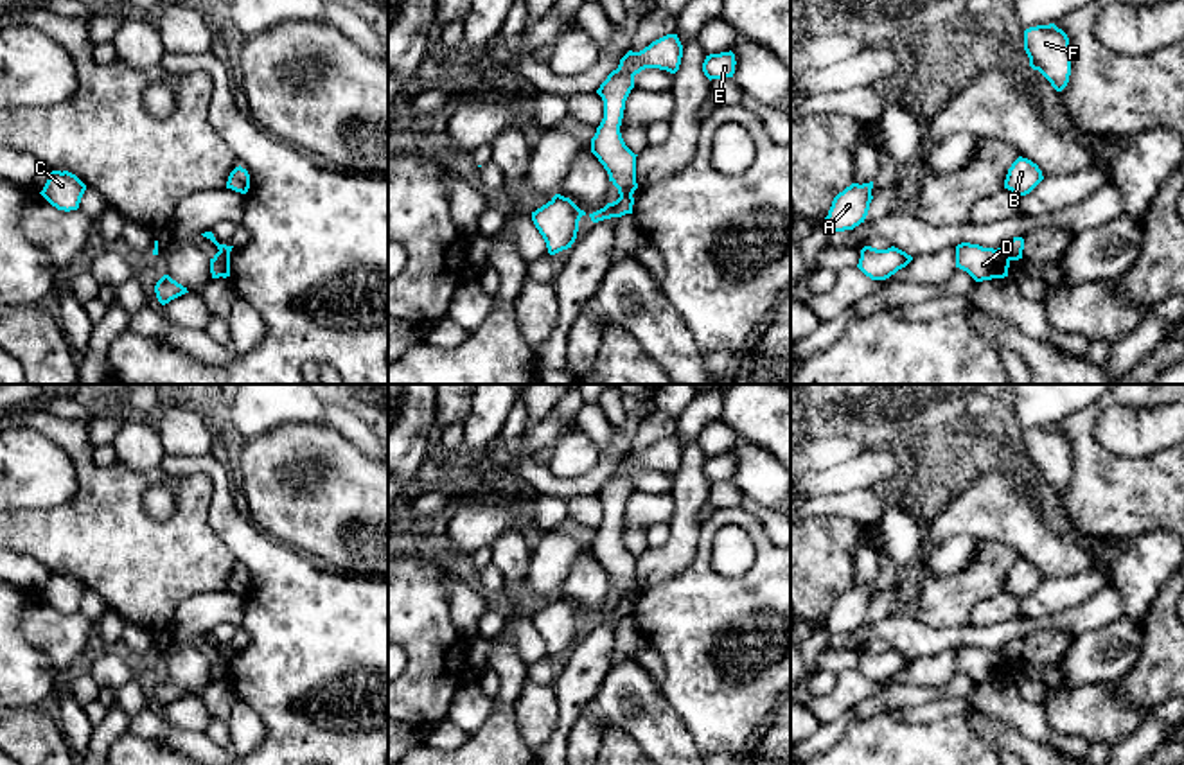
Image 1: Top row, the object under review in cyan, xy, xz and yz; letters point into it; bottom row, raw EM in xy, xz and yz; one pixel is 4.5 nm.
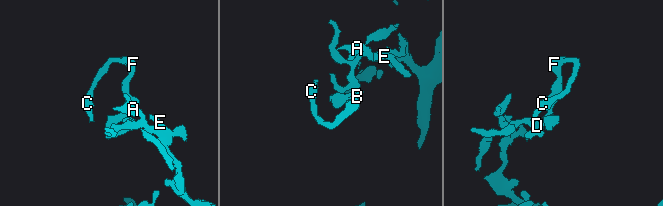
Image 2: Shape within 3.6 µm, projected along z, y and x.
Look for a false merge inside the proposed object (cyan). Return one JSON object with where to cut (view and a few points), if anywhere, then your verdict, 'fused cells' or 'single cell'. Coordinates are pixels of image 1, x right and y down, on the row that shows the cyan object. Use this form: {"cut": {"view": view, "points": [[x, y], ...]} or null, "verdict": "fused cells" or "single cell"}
{"cut": {"view": "xz", "points": [[631, 193], [620, 196]]}, "verdict": "fused cells"}

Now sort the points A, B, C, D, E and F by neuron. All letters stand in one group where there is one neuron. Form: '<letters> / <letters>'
A D E / B C F

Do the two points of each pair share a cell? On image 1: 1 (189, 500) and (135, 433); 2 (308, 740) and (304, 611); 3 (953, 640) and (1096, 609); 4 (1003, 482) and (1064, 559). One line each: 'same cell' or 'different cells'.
1: different cells
2: same cell
3: same cell
4: same cell

